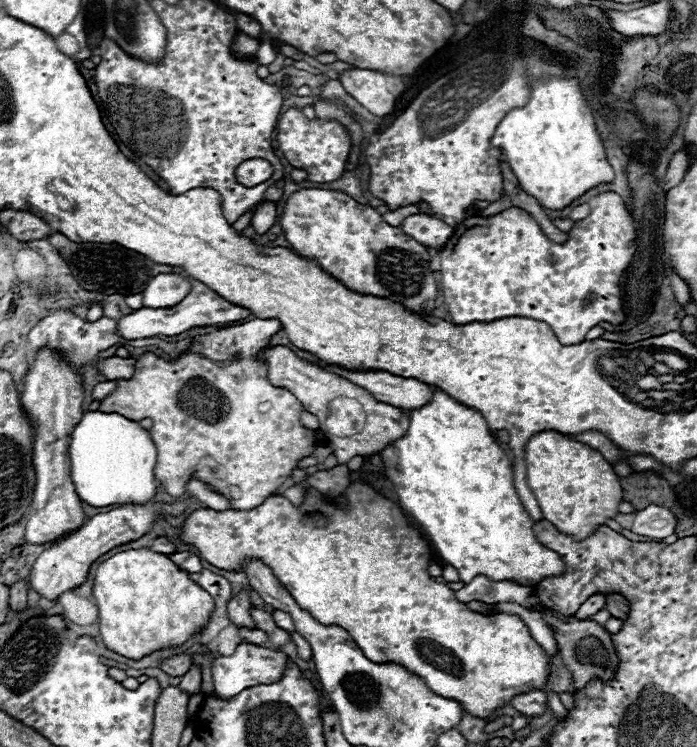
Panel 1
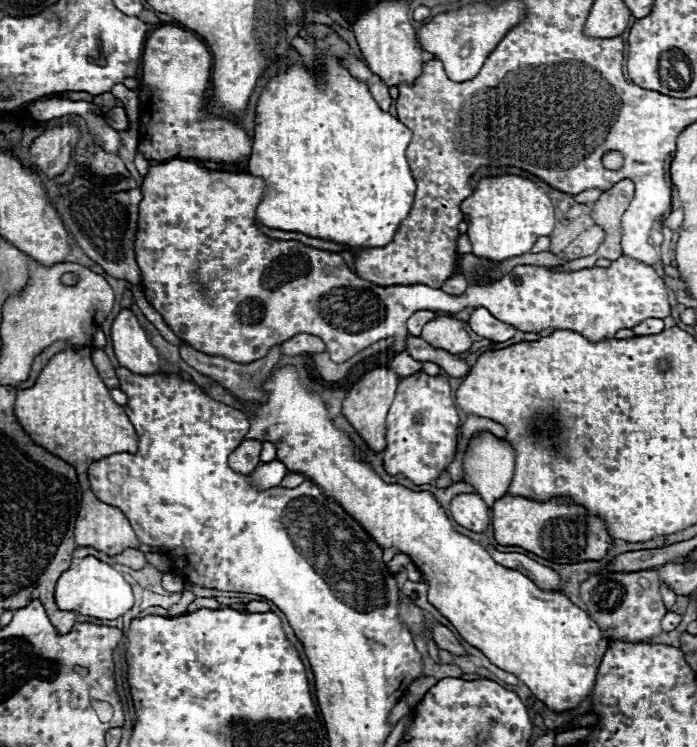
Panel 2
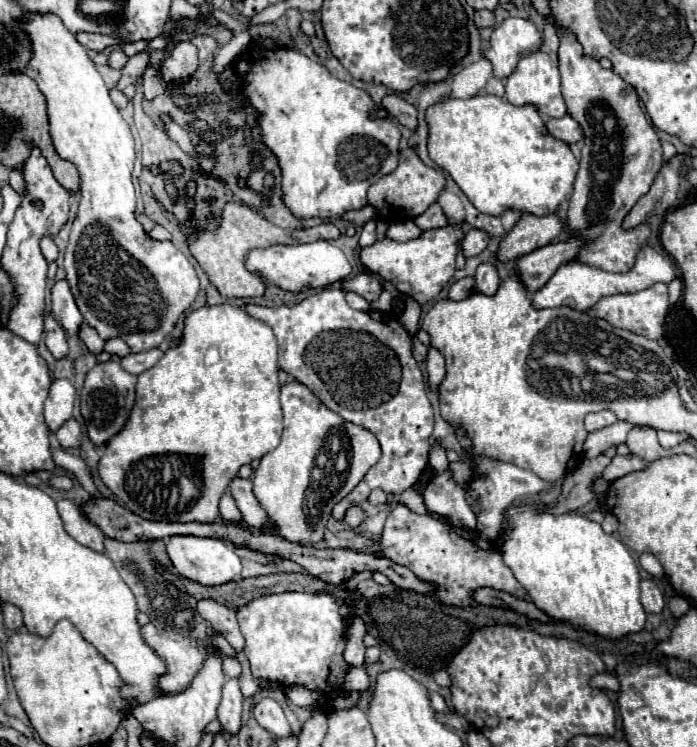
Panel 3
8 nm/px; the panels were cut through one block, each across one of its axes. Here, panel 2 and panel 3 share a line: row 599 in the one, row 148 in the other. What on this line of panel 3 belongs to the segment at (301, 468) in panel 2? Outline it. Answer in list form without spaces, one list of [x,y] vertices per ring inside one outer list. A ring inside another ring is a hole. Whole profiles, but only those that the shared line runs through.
[[[478,94],[466,100],[450,98],[426,110],[426,124],[430,158],[454,178],[458,188],[484,214],[500,216],[504,210],[516,208],[536,216],[546,216],[572,194],[578,162],[564,142],[550,134],[544,136],[544,120],[534,106],[512,106],[504,98],[490,94]]]

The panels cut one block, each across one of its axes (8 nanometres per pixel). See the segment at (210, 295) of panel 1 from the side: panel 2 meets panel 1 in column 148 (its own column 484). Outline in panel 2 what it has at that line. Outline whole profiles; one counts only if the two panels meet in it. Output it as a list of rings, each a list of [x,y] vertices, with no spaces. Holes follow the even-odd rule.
[[[476,308],[470,314],[468,324],[476,334],[480,334],[482,338],[488,338],[492,342],[506,342],[516,334],[516,328],[496,320],[486,308]]]

